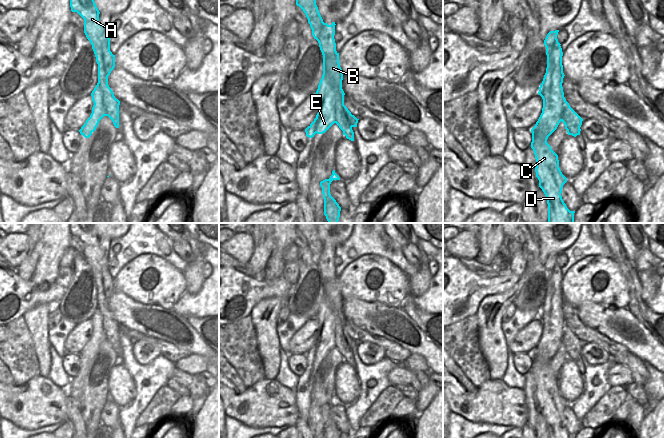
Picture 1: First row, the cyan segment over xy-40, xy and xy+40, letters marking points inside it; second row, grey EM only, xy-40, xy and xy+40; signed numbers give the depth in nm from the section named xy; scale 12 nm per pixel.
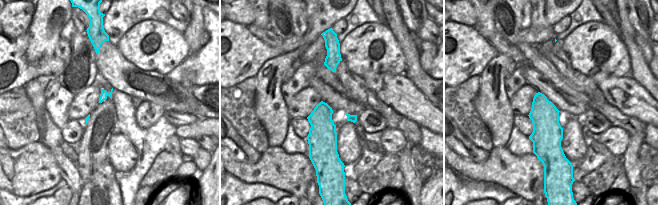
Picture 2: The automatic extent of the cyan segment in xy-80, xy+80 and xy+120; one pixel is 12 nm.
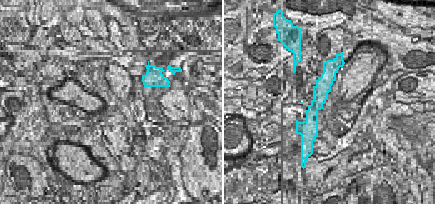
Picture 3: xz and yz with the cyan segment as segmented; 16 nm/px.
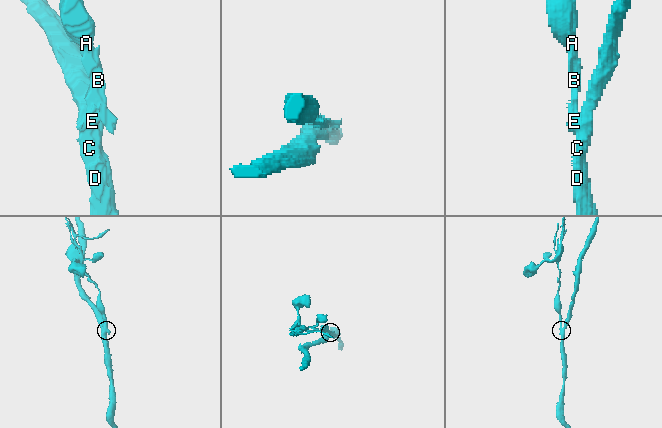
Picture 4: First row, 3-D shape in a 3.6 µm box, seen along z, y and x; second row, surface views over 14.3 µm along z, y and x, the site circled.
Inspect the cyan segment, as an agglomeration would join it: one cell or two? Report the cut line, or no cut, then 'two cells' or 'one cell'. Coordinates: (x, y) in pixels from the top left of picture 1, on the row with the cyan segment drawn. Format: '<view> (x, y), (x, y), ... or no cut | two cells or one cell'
xy+40 (535, 124), (535, 129), (543, 137), (547, 138) | two cells

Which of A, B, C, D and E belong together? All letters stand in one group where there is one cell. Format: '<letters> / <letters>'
A B E / C D

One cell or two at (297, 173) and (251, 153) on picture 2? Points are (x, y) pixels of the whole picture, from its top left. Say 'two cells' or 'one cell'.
two cells

